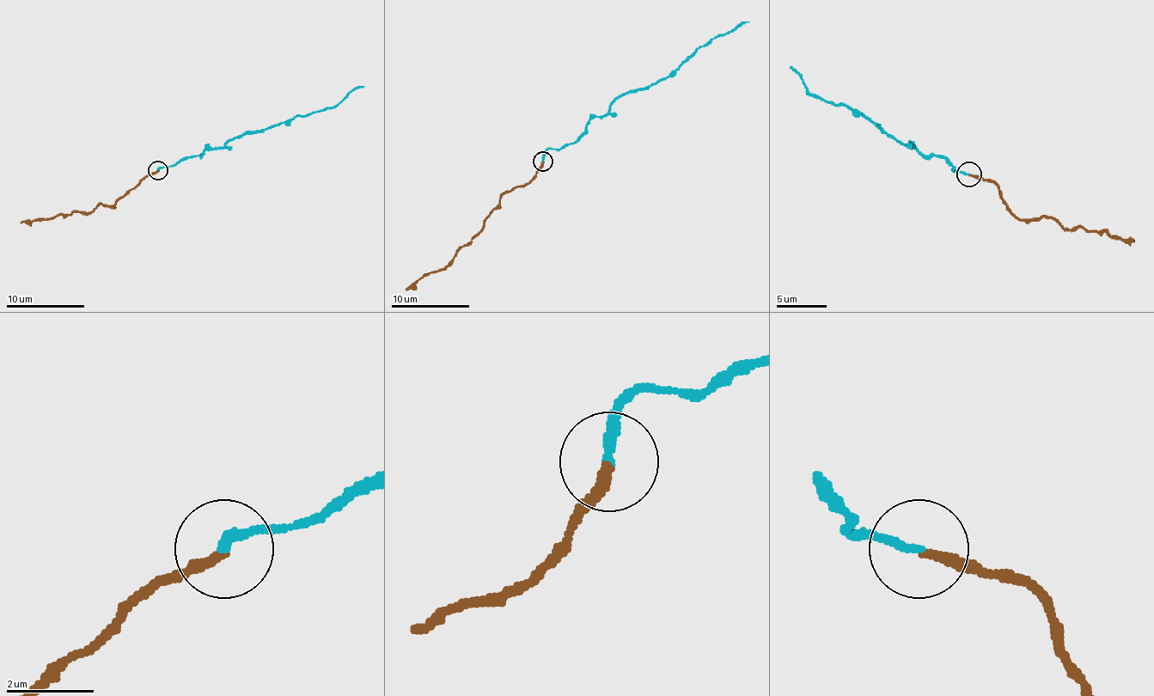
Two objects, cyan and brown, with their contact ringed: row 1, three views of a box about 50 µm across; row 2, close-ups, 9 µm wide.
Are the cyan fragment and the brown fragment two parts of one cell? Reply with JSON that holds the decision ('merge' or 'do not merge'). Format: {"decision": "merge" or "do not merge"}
{"decision": "do not merge"}

